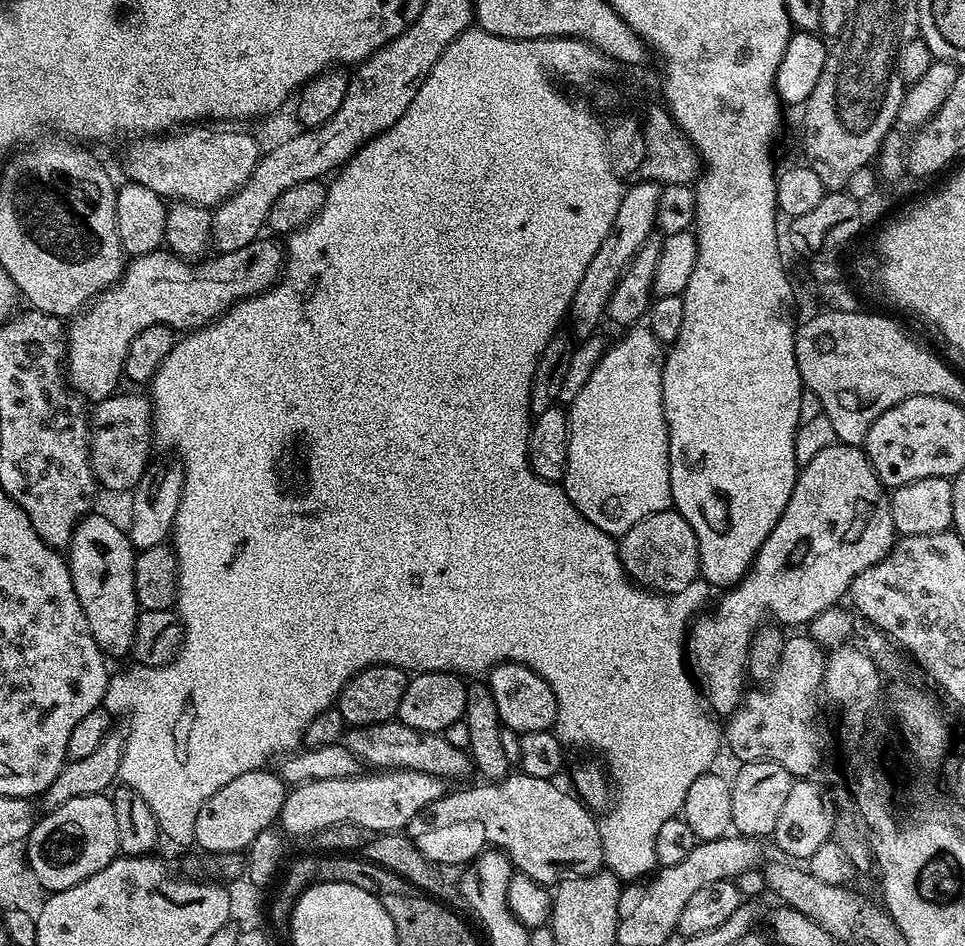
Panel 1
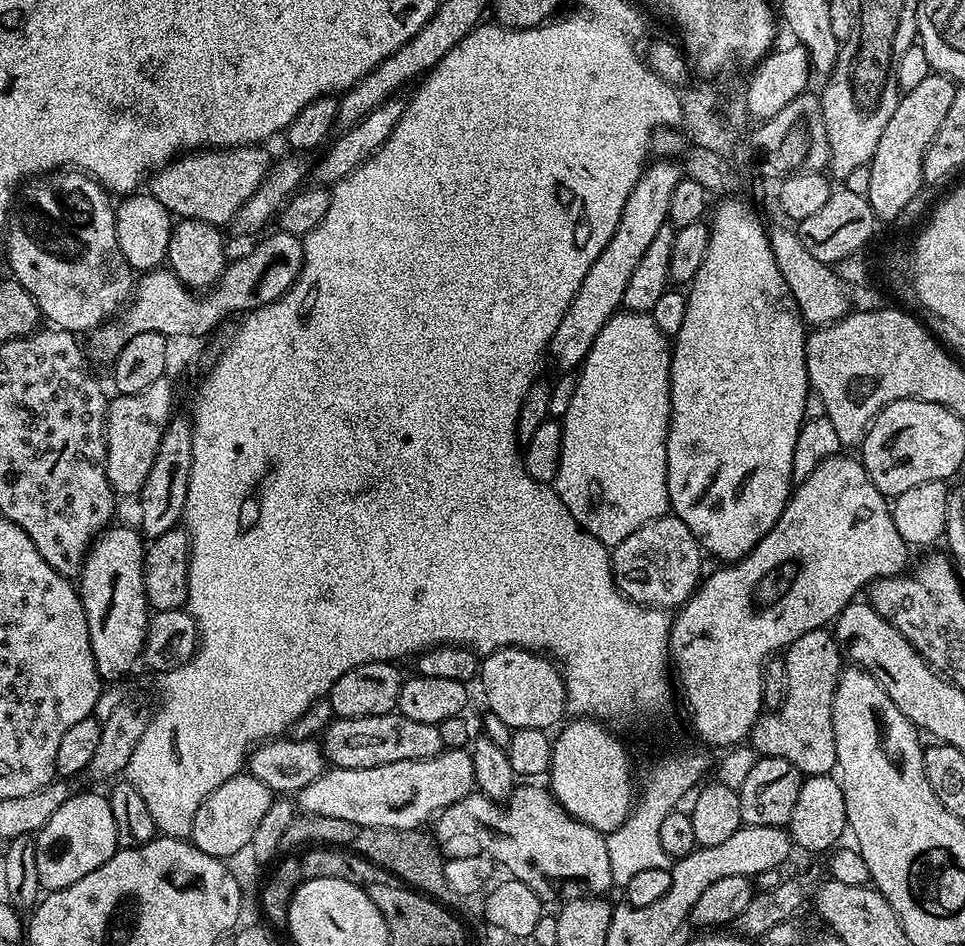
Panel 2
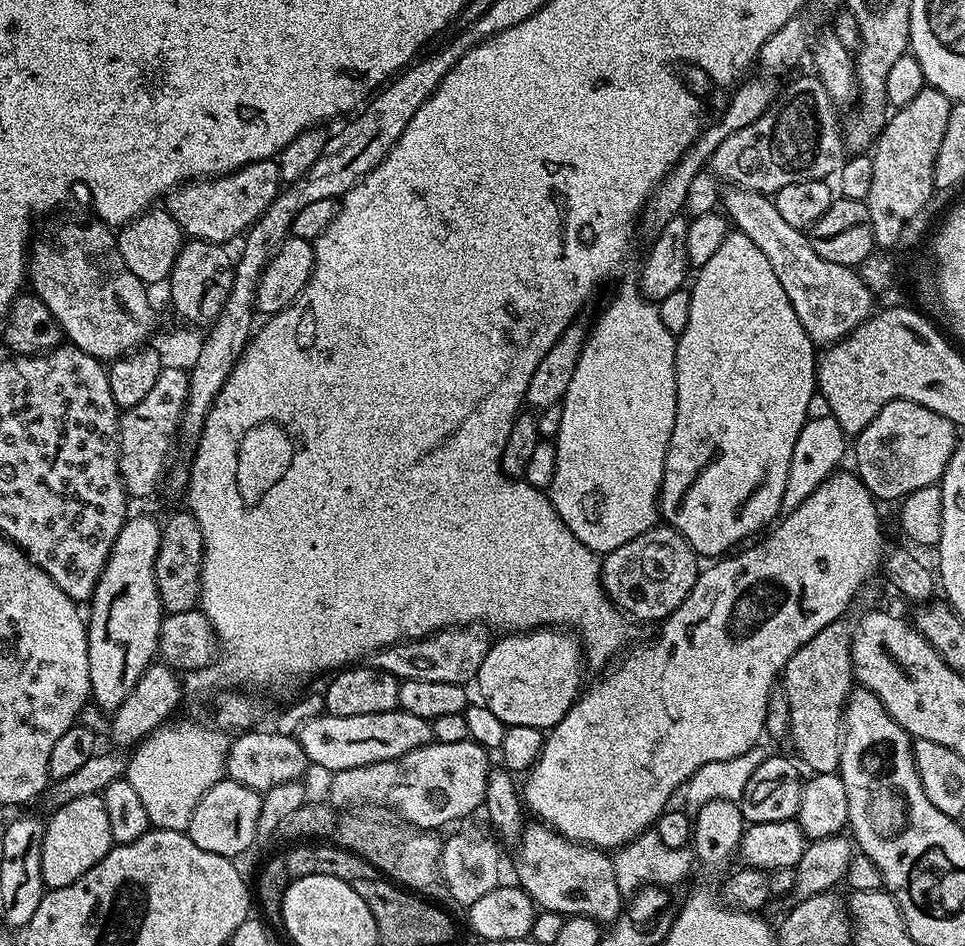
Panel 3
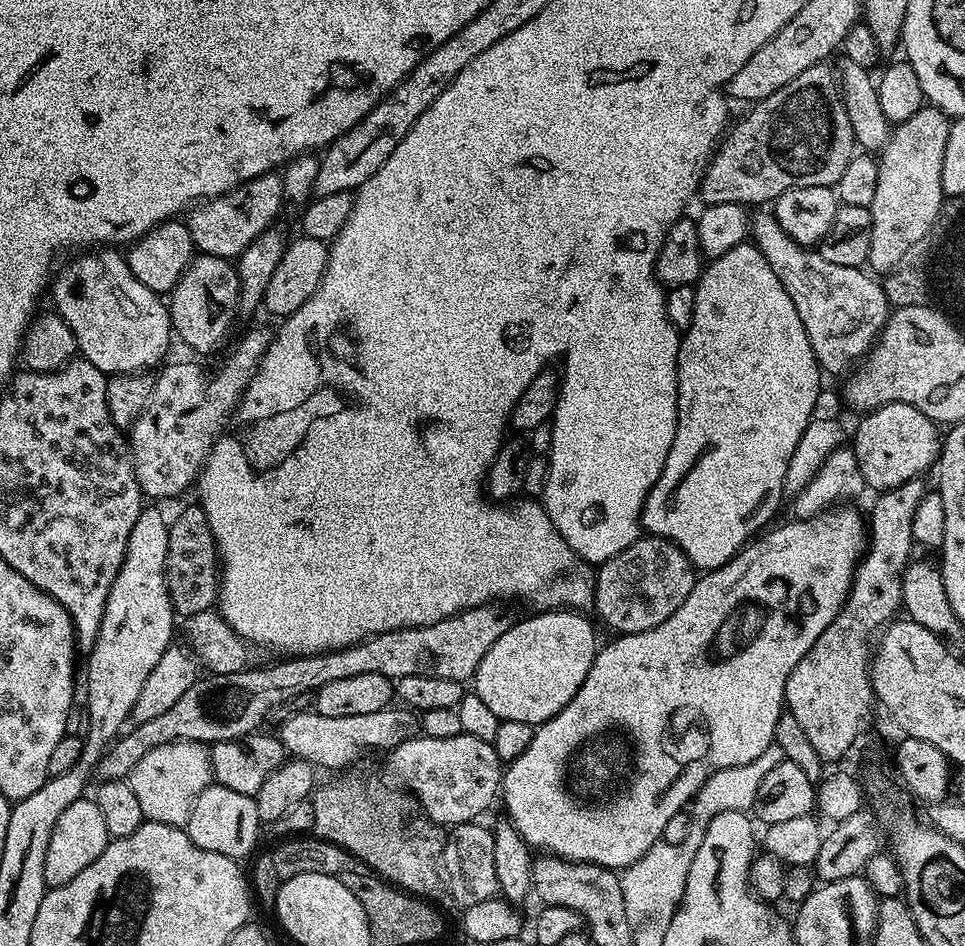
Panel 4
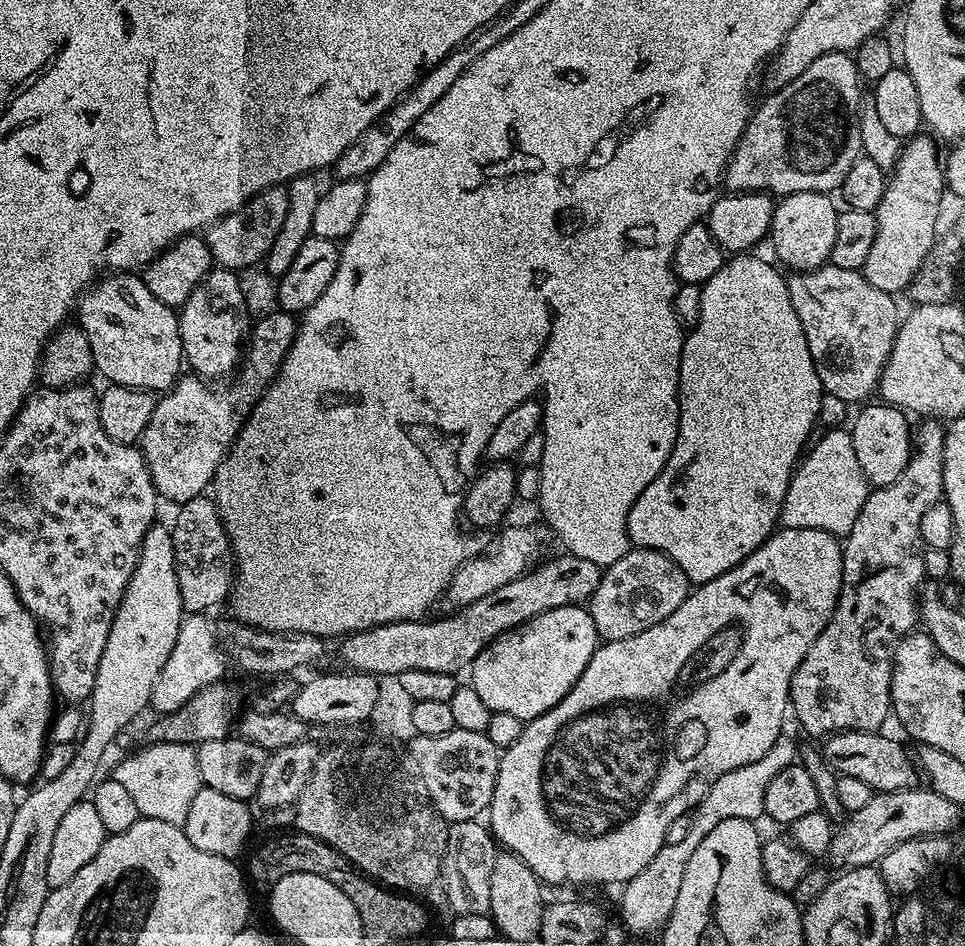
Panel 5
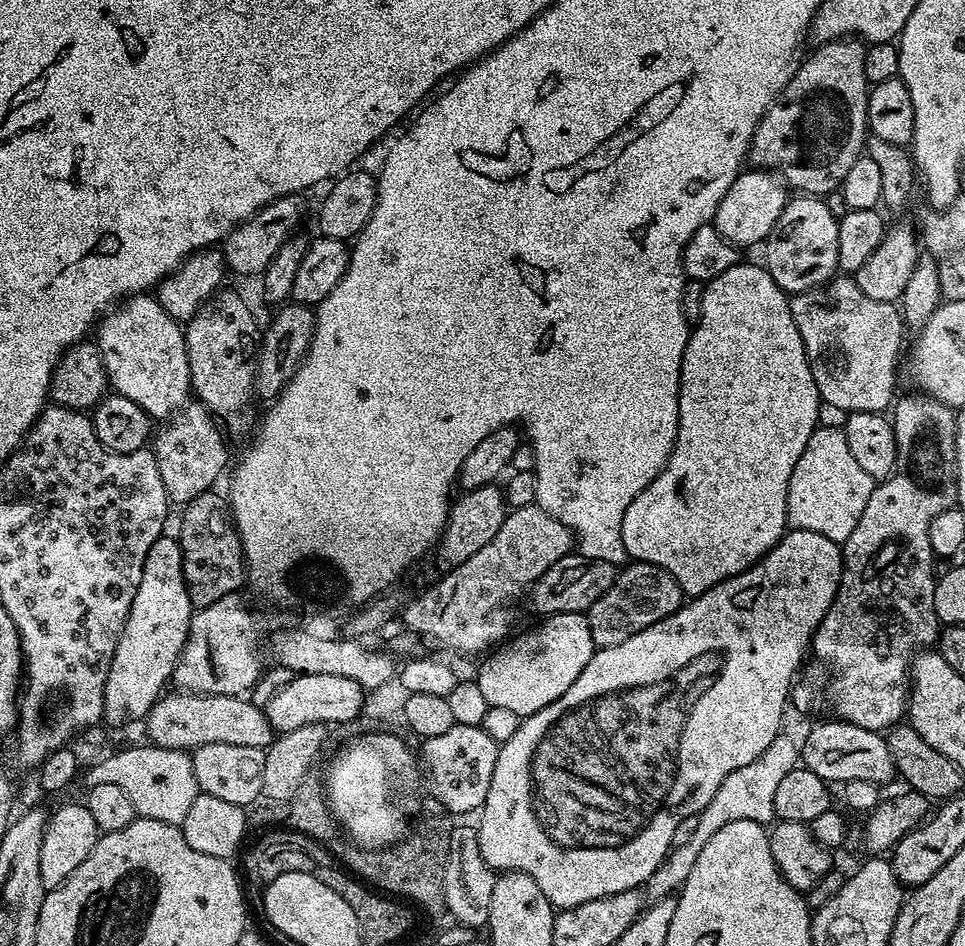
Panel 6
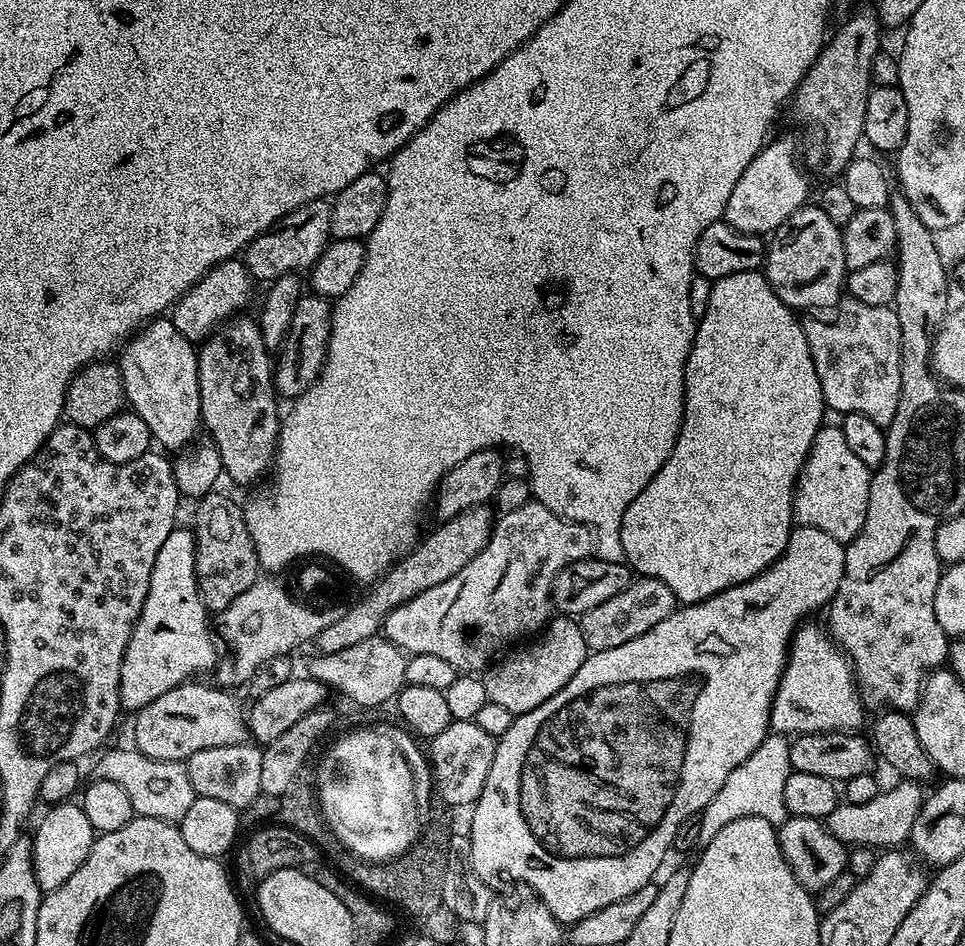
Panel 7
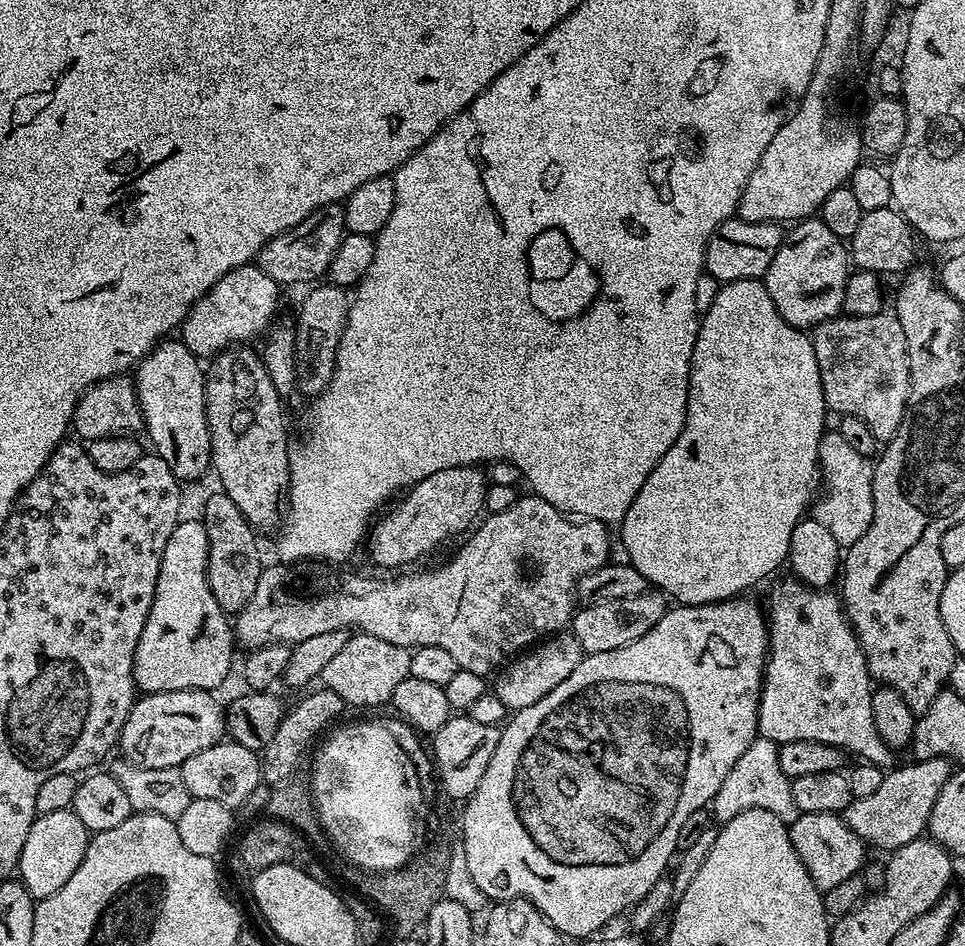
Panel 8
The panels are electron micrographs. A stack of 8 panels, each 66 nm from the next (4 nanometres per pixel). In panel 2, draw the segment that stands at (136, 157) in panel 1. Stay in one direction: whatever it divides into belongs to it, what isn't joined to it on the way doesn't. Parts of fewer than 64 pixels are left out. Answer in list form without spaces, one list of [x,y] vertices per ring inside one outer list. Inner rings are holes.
[[[241,146],[234,149],[192,150],[187,154],[177,155],[175,160],[169,160],[163,168],[157,168],[151,173],[150,195],[158,198],[158,202],[162,202],[162,206],[166,206],[166,210],[172,213],[173,217],[182,220],[201,220],[215,226],[231,225],[240,207],[248,201],[250,194],[254,194],[254,190],[258,190],[258,186],[272,169],[274,156],[266,149],[264,146]]]

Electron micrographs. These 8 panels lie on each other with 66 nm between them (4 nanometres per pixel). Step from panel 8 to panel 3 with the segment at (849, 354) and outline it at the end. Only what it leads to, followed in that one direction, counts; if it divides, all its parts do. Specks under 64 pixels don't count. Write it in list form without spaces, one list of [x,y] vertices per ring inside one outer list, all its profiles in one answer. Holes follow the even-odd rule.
[[[734,187],[725,192],[728,193],[722,196],[723,211],[739,232],[746,234],[746,238],[766,254],[774,275],[782,282],[782,290],[786,290],[786,298],[790,298],[790,306],[794,306],[794,314],[798,314],[798,322],[802,322],[802,330],[806,330],[813,344],[837,344],[873,315],[871,290],[863,284],[858,272],[838,262],[826,262],[826,258],[814,254],[807,235],[778,214],[771,195]]]

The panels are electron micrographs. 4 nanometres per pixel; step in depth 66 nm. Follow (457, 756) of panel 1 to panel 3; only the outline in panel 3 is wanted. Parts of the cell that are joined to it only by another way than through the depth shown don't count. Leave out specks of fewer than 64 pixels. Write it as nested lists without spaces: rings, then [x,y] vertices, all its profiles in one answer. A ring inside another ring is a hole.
[[[397,708],[379,714],[330,715],[327,712],[303,724],[296,735],[311,765],[329,773],[358,766],[374,765],[380,761],[399,760],[412,749],[429,744],[432,739],[432,723],[415,717],[409,711]]]

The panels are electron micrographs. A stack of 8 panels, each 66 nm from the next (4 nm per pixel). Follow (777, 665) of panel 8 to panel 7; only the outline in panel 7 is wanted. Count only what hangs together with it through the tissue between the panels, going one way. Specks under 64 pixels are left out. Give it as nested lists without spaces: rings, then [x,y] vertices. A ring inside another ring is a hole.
[[[812,623],[801,624],[792,637],[788,646],[788,662],[772,699],[771,731],[789,738],[815,732],[856,730],[866,713],[849,661],[838,654],[835,647],[824,652],[825,629]]]

